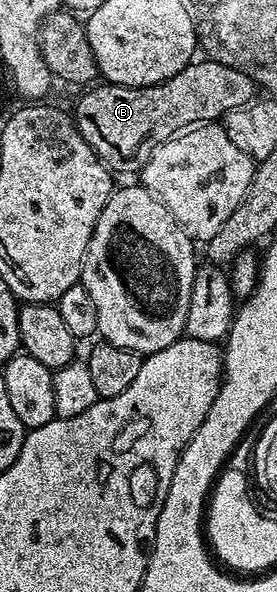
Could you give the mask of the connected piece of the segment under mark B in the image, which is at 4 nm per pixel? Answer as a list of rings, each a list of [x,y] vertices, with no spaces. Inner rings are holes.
[[[208,58],[199,60],[191,62],[183,70],[179,70],[179,74],[167,78],[162,84],[132,88],[131,86],[101,82],[88,90],[82,91],[85,93],[78,98],[77,109],[72,109],[71,115],[77,125],[79,134],[83,134],[85,141],[93,147],[95,154],[105,163],[105,167],[109,169],[110,173],[140,173],[142,161],[139,156],[137,160],[137,151],[140,148],[152,150],[158,144],[167,142],[179,132],[184,132],[206,122],[220,121],[228,112],[243,107],[258,95],[259,85],[248,71],[232,64],[220,64],[217,60]]]

